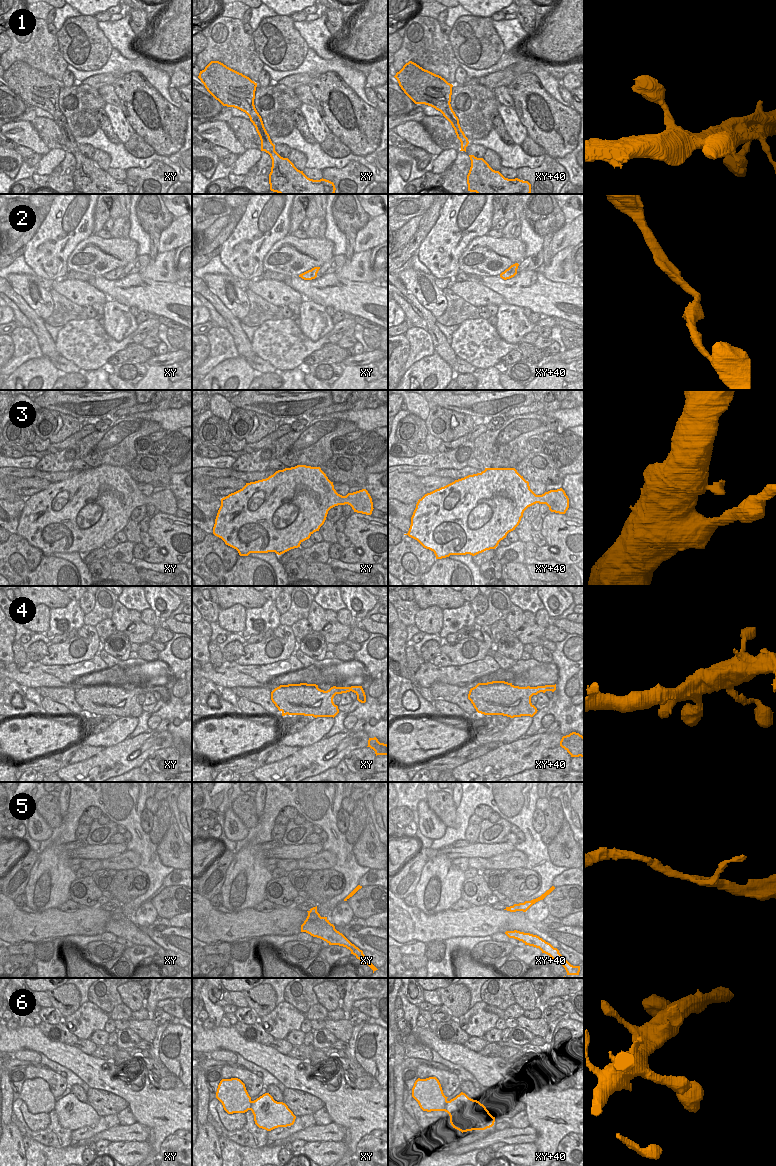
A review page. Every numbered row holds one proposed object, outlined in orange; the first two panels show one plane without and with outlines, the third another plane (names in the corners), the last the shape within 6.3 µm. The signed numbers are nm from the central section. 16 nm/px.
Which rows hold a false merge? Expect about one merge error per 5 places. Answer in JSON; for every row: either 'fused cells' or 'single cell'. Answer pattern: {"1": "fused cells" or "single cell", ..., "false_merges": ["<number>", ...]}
{"1": "single cell", "2": "single cell", "3": "single cell", "4": "single cell", "5": "single cell", "6": "single cell", "false_merges": []}

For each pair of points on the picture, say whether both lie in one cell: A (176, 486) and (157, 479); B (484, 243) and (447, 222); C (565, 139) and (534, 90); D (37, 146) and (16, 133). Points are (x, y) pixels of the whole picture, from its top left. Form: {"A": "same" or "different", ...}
{"A": "different", "B": "different", "C": "same", "D": "same"}

